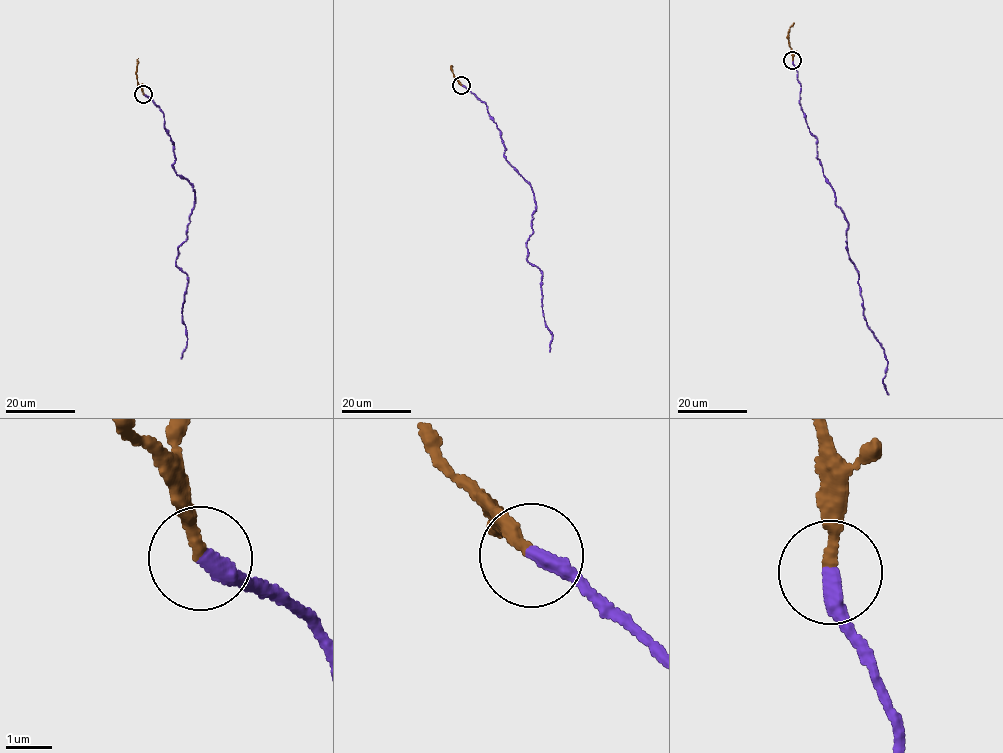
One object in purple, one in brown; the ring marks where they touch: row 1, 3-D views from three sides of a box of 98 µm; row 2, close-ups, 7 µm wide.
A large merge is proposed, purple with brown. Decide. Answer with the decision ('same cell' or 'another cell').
same cell

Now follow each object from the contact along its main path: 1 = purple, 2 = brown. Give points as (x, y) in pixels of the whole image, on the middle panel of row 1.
1: (462, 85), (485, 102), (504, 156), (533, 192), (526, 258), (542, 275), (549, 352)
2: (462, 85), (453, 74), (452, 66)

